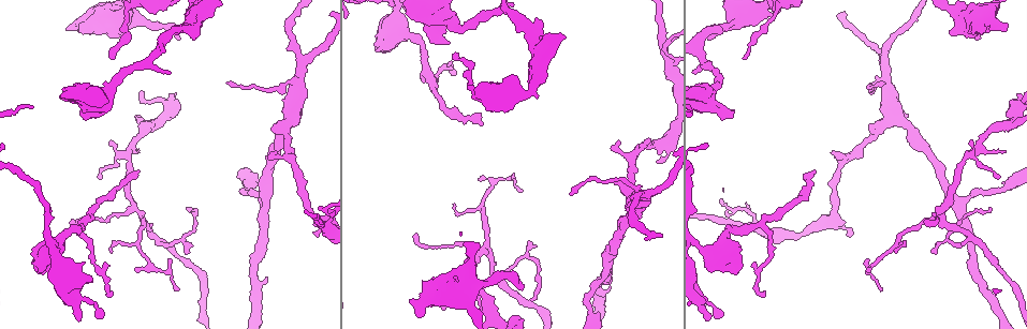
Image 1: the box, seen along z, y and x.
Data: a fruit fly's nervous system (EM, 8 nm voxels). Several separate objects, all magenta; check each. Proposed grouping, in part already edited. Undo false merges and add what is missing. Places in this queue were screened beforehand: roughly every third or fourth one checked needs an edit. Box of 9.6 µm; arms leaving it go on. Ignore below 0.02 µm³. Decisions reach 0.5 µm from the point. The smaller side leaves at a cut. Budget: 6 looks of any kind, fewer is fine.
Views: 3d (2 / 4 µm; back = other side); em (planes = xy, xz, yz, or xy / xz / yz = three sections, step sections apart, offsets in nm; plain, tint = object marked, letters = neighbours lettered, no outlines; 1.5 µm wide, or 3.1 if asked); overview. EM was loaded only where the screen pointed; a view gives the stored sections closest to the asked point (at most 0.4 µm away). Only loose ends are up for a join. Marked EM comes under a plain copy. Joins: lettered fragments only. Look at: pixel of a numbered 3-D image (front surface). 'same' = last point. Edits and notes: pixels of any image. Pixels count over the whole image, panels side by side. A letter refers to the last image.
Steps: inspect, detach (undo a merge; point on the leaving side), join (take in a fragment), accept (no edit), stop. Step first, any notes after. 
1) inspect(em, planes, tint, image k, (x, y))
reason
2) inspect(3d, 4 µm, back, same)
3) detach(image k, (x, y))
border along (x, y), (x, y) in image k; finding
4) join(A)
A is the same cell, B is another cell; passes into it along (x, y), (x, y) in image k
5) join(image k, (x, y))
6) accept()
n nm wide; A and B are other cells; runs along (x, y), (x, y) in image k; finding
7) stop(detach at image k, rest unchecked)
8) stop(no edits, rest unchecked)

inspect(3d, 4 µm, image 1, (707, 39))
branch stops here

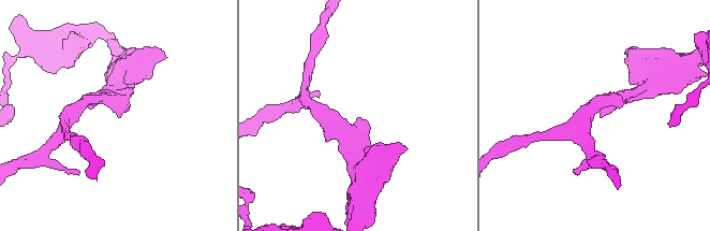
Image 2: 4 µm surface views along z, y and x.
inspect(em, planes, letters, image 2, (358, 117))
shape alone is not enough

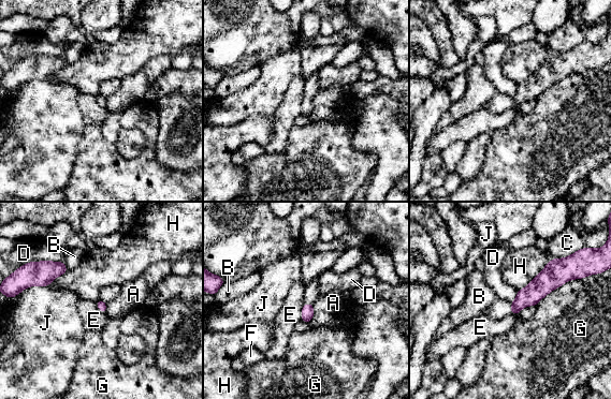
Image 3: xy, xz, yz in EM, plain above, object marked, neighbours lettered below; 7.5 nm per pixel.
accept()
A, B, C, D, E, F, G, H and J are other cells; runs along (561, 263), (513, 311) in image 3; no lettered fragment goes on from it

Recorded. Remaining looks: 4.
inspect(em, planes, letters, image 1, (747, 58))
free end

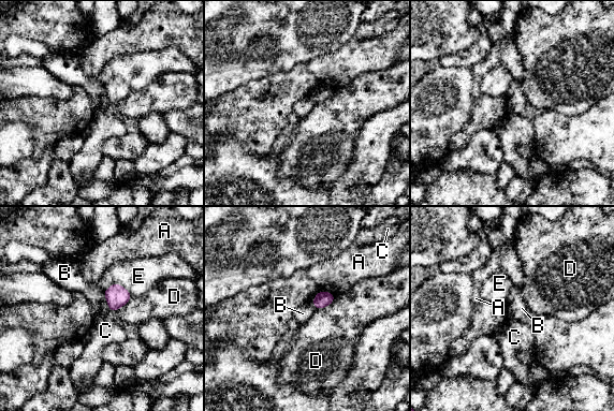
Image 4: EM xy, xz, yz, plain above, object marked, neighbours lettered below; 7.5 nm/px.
accept()
E touches over 220 nm; A, B, C, D and E are other cells; border along (335, 295), (330, 304), (317, 309) in image 4; none of them fits

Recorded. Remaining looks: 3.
inspect(3d, 4 µm, image 1, (140, 170))
free end

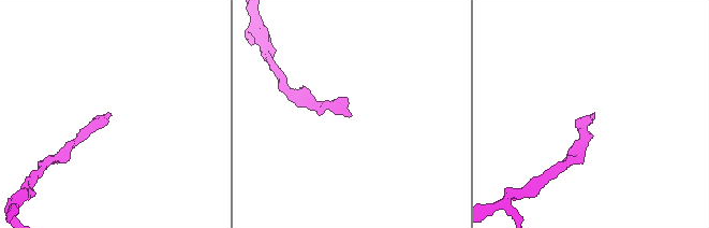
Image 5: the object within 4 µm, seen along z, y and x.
inspect(em, planes, tint, image 5, (593, 115))

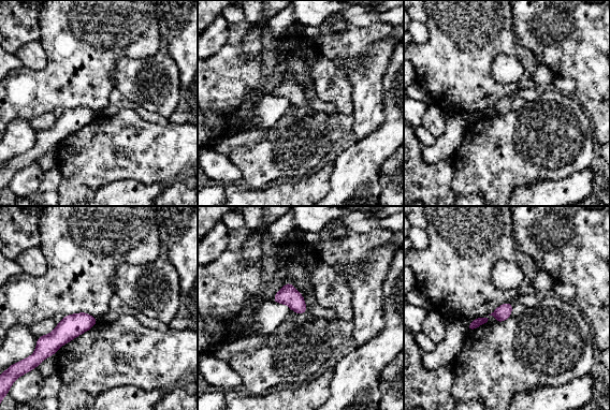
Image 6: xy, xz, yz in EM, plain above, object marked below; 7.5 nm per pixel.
inspect(em, planes, letters, same)

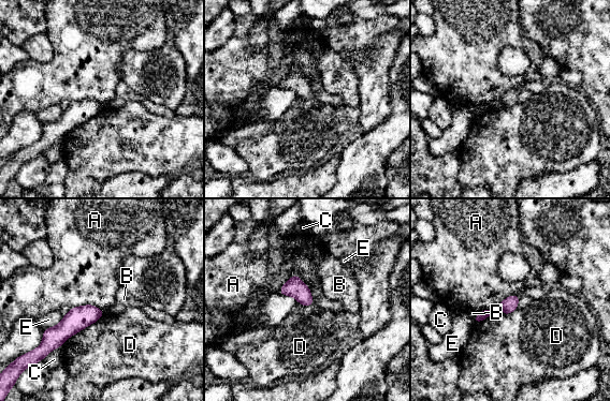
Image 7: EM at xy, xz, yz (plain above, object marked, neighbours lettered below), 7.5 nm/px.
accept()
A, B, C, D and E are other cells; runs along (516, 299), (478, 318) in image 7; none of them fits

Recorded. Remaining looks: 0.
stop(no edits, rest unchecked)

